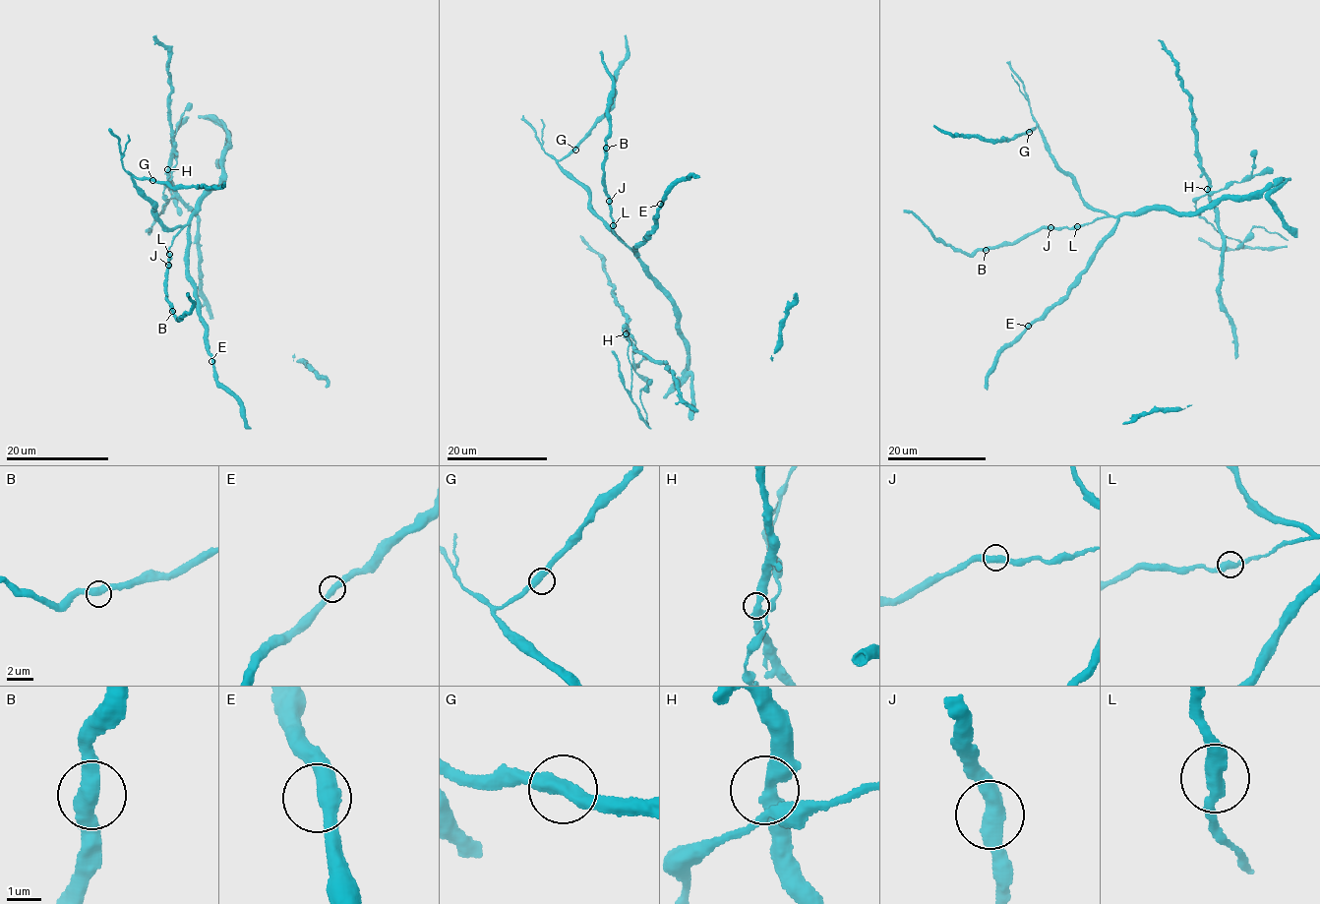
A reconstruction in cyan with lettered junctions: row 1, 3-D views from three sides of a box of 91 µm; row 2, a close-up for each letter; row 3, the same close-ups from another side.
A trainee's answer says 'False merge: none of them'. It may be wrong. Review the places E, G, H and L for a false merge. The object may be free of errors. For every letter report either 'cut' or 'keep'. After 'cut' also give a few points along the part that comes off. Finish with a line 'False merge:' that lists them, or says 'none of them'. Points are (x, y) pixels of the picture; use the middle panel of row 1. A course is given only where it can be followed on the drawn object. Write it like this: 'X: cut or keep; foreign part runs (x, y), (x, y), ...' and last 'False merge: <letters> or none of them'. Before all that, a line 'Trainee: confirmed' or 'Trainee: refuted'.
Trainee: confirmed
E: keep
G: keep
H: keep
L: keep
False merge: none of them

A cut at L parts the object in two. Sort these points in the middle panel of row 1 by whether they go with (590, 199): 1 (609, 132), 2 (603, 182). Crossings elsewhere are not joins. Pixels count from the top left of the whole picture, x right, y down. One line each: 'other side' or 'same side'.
1: other side
2: other side

